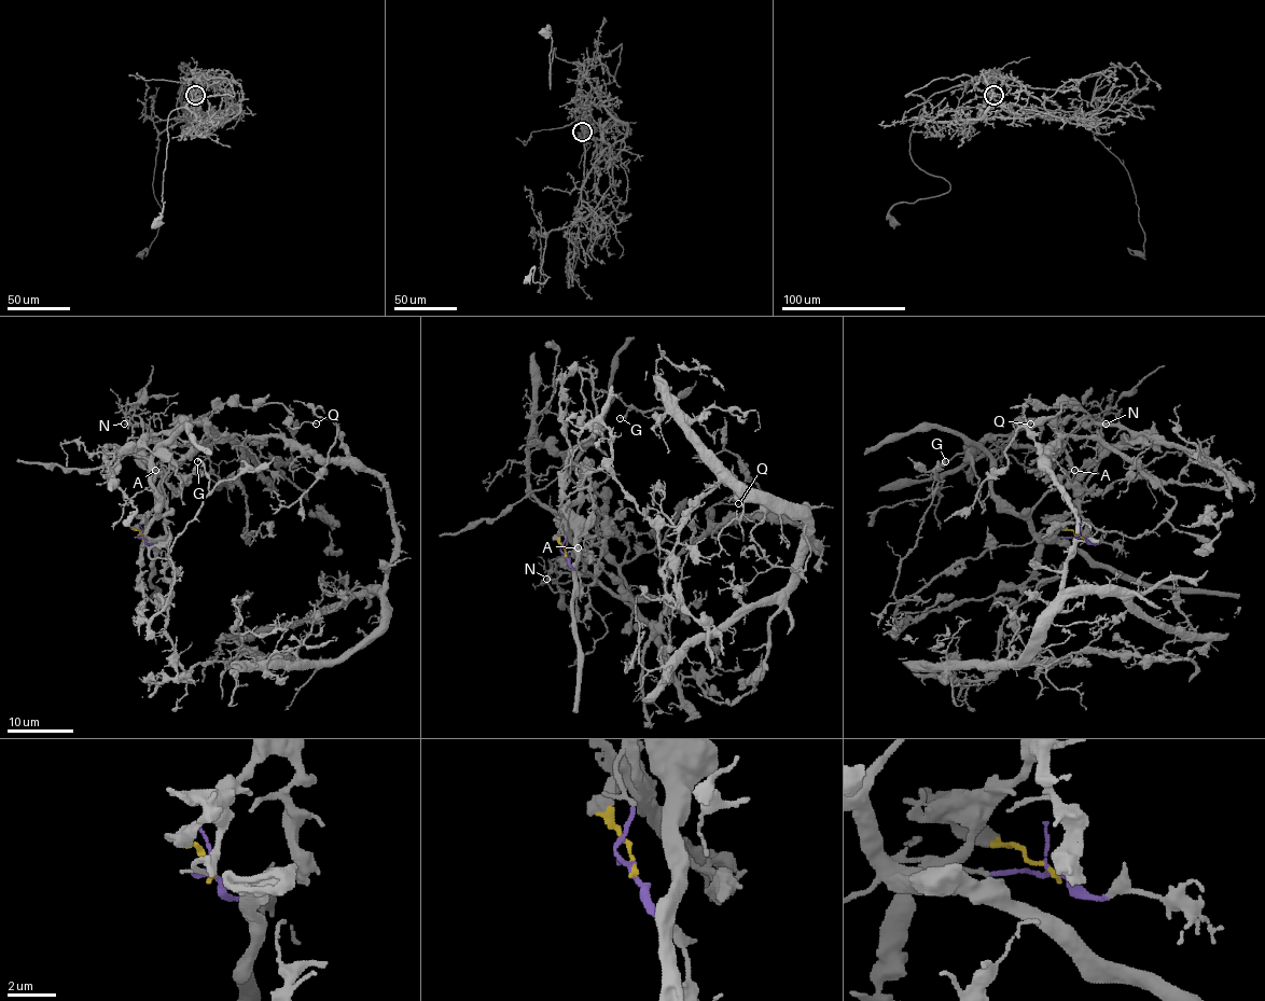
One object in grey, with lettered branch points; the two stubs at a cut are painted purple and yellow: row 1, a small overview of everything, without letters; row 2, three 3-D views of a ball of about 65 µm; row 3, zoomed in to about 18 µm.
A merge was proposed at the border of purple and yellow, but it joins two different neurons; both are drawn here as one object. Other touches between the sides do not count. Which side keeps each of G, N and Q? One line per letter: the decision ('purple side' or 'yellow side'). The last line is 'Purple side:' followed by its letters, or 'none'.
G: purple side
N: yellow side
Q: yellow side
Purple side: G

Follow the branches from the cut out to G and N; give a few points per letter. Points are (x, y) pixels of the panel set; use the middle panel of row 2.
G: (566, 555), (560, 552), (564, 490), (573, 449), (595, 425), (594, 366), (591, 384), (631, 405), (620, 418)
N: (566, 555), (558, 538), (564, 533), (584, 559), (584, 570), (588, 571), (547, 578)

